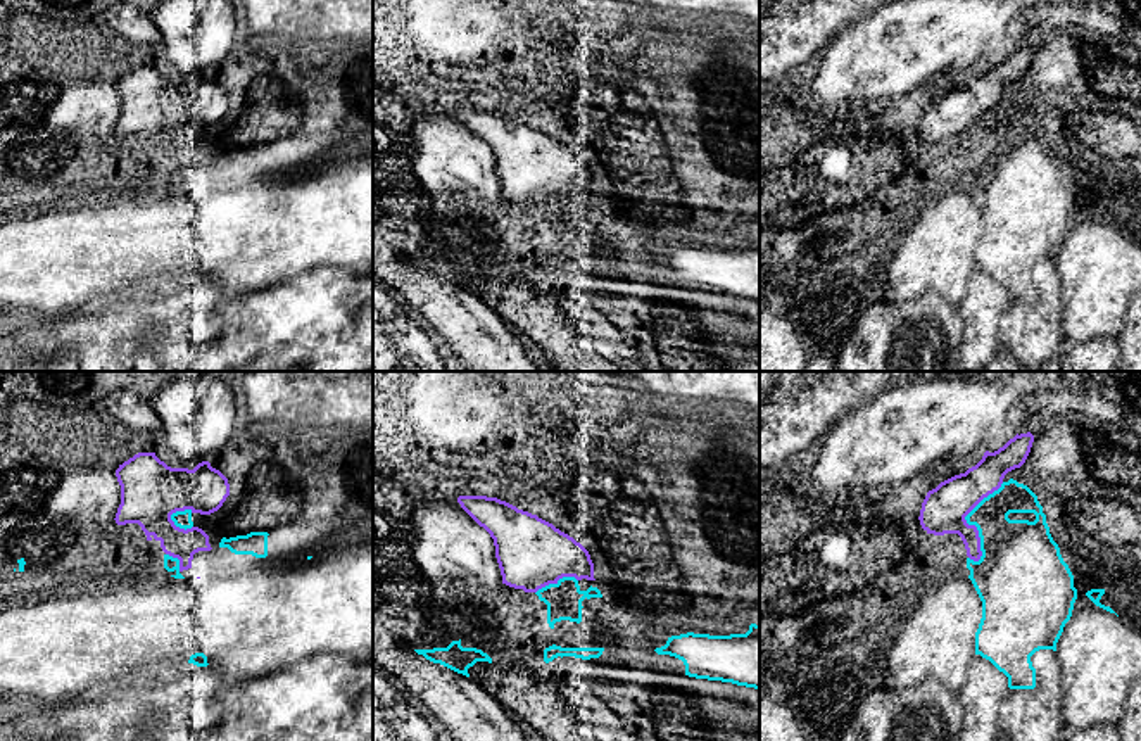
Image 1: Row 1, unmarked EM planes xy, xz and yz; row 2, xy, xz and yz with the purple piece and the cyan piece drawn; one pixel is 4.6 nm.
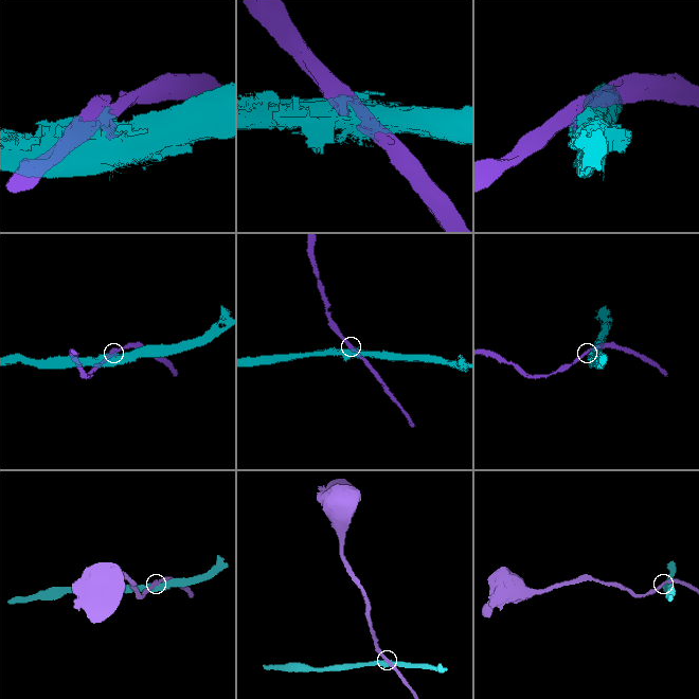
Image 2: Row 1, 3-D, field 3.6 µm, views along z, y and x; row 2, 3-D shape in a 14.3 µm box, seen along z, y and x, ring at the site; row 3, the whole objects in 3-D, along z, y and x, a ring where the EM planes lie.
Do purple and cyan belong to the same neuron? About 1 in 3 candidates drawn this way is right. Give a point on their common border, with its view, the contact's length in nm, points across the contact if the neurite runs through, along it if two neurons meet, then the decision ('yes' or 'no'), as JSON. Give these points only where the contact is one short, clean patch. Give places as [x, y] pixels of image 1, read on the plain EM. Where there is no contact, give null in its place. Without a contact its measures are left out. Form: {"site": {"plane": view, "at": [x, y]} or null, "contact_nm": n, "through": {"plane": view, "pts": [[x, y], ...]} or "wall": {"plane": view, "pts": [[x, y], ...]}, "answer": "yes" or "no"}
{"site": {"plane": "yz", "at": [967, 137]}, "contact_nm": 400, "answer": "no"}

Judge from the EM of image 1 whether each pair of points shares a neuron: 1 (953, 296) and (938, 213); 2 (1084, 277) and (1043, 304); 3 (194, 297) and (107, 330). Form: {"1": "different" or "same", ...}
{"1": "same", "2": "different", "3": "same"}

